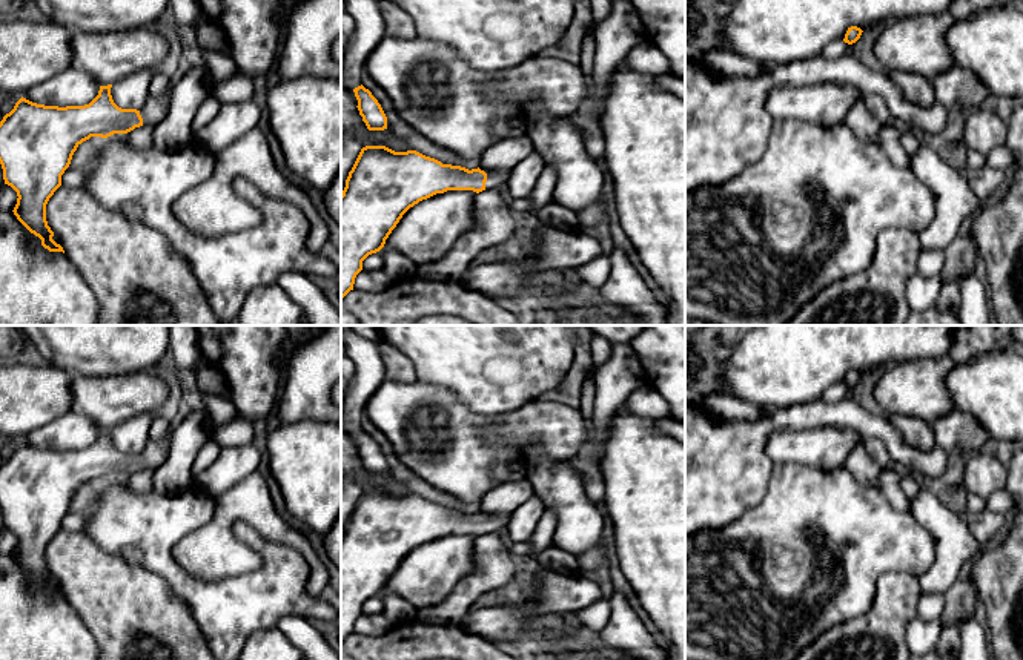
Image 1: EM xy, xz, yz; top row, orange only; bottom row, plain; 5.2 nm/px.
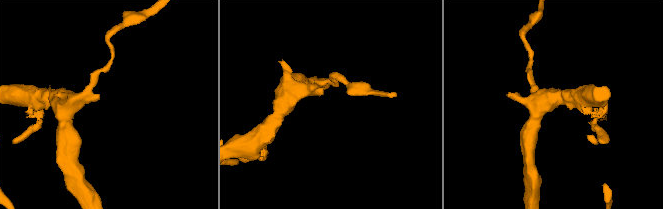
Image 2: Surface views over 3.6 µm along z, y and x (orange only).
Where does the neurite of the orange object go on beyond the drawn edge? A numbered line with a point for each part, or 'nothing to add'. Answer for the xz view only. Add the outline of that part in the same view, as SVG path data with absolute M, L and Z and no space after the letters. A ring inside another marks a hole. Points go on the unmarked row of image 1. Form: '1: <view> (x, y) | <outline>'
1: xz (496, 524) | M508 516L487 517L485 533L501 533L508 522Z

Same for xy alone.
1: xy (154, 455) | M170 431L160 441L149 441L146 448L140 453L143 468L157 468L160 467L170 450Z

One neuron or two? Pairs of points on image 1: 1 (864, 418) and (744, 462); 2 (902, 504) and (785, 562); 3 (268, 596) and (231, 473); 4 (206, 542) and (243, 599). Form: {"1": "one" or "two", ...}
{"1": "one", "2": "two", "3": "two", "4": "two"}

